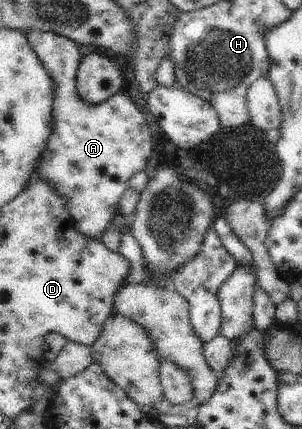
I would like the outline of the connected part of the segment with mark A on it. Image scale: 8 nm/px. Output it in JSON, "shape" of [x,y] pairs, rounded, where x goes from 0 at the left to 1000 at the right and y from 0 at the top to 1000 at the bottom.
{"shape":[[[93,70],[83,86],[185,196],[179,252],[172,252],[172,308],[152,326],[152,340],[132,359],[132,382],[113,401],[126,401],[126,410],[146,424],[172,429],[179,448],[205,457],[212,480],[222,480],[242,501],[245,531],[265,545],[331,564],[351,531],[394,490],[397,464],[424,438],[424,420],[450,401],[470,401],[490,382],[497,354],[510,340],[503,303],[483,284],[480,266],[464,263],[427,224],[394,212],[358,235],[331,238],[331,242],[291,242],[258,224],[252,166],[278,128],[265,124],[252,96],[175,75],[126,75],[126,70]]]}

